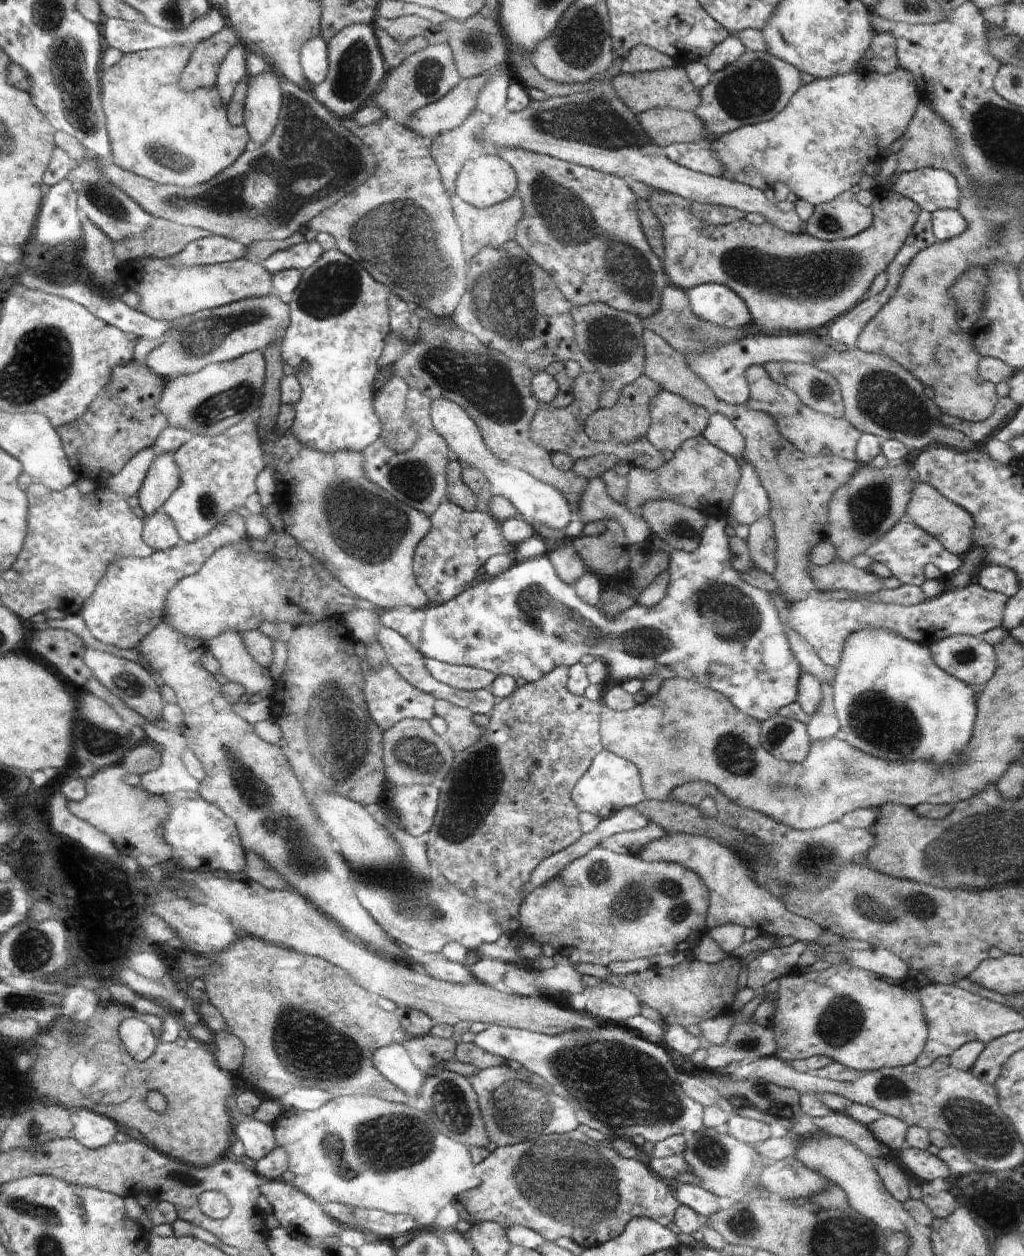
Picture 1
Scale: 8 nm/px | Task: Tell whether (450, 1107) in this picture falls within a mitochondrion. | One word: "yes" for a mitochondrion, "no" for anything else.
yes

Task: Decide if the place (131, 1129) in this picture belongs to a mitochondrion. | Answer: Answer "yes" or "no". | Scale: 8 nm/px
no

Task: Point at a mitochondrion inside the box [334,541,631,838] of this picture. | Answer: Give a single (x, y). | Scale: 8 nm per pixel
(418, 758)

